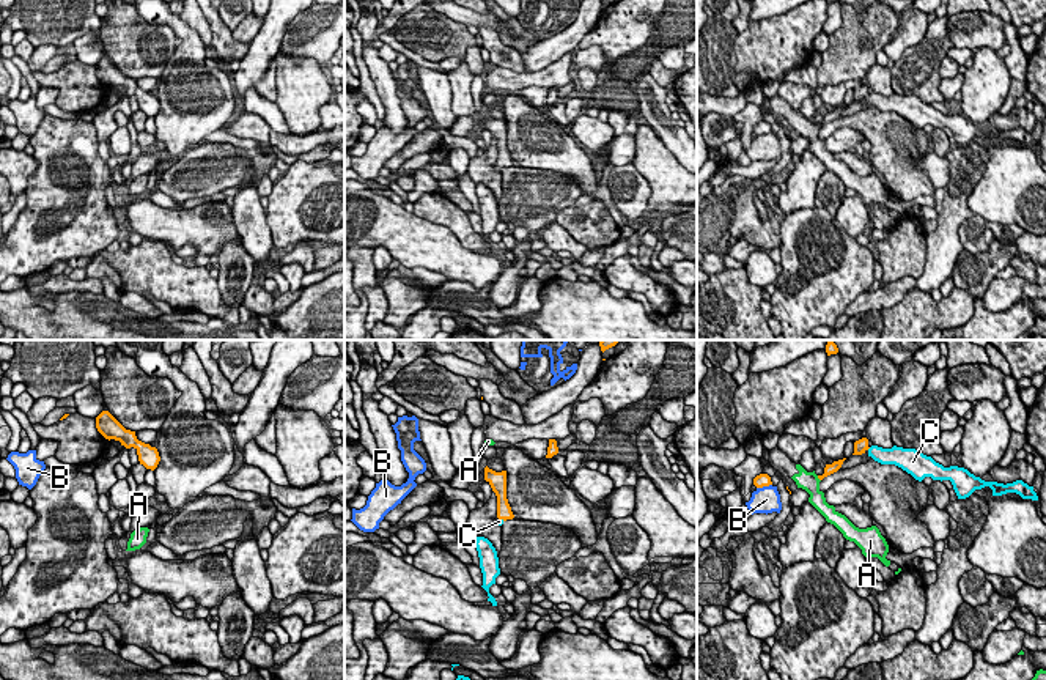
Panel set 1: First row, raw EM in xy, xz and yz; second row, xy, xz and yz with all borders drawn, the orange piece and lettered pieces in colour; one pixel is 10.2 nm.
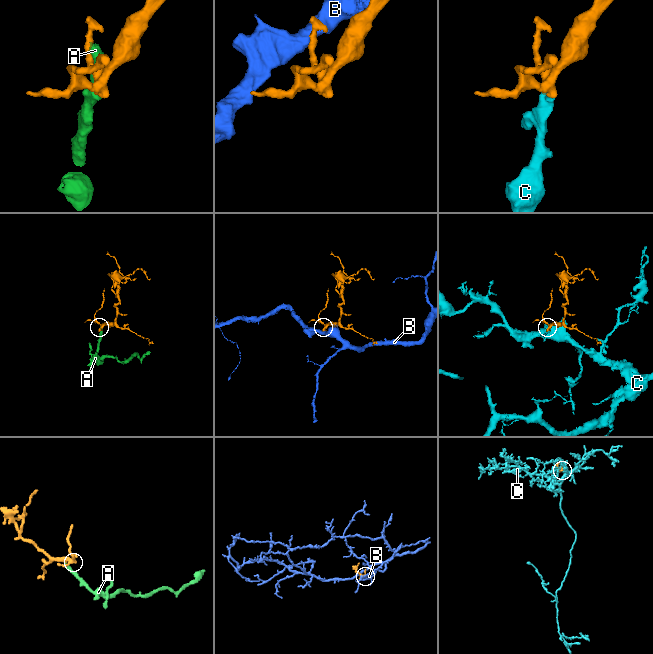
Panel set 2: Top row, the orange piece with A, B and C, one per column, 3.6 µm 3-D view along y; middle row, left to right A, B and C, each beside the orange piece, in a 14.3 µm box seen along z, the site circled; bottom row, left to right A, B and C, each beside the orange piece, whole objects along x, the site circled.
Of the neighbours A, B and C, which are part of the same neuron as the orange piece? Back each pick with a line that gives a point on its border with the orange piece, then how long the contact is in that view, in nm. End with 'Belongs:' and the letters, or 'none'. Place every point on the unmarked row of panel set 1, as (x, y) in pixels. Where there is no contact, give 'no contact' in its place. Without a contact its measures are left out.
C: contact xz (502, 166); length 70 nm
Belongs: C

